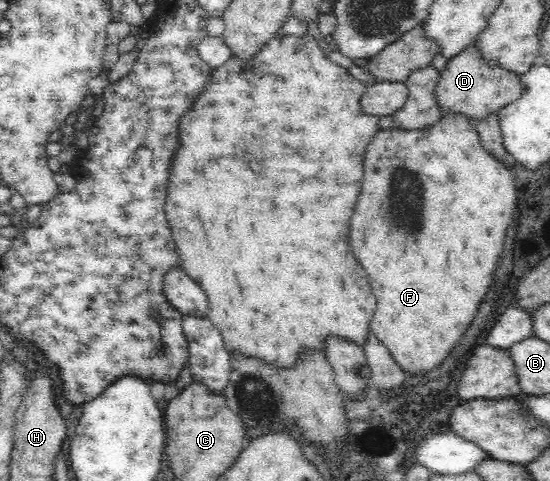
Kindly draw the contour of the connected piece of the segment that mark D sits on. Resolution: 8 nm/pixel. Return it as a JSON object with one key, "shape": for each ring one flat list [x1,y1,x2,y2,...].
{"shape":[[471,44,451,58,446,68,440,71,434,93,444,114,461,112,474,123,492,111,500,111,505,104,518,99,522,92,522,80,519,75,501,67,495,61,487,60,486,56,483,56,482,47]]}

